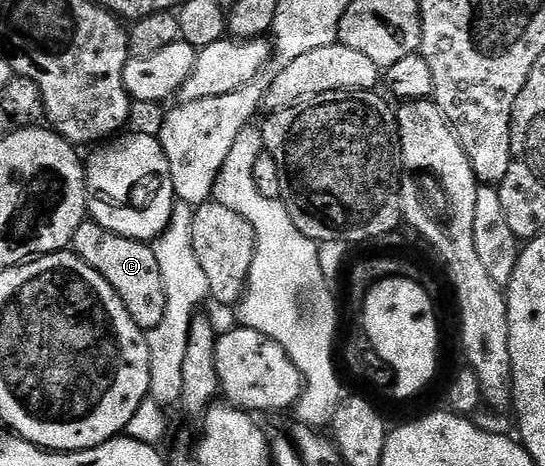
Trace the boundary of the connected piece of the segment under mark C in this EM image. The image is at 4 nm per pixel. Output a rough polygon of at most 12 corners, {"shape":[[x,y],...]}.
{"shape":[[87,220],[72,253],[148,332],[167,311],[153,246]]}

